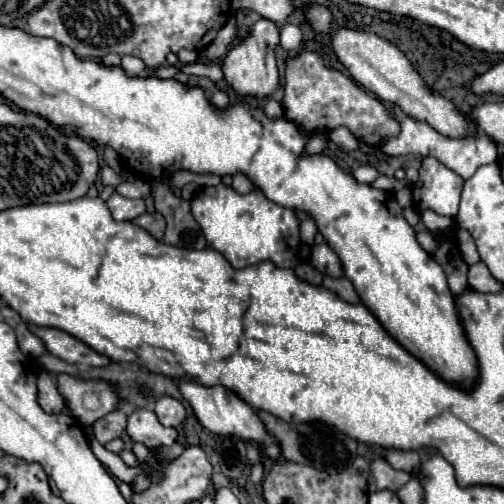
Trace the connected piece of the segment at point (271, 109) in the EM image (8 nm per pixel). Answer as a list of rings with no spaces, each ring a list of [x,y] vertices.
[[[272,98],[262,106],[262,110],[264,110],[264,114],[266,114],[268,118],[272,118],[272,120],[276,120],[276,118],[280,118],[280,116],[284,114],[280,102],[276,102],[276,100],[272,100]]]

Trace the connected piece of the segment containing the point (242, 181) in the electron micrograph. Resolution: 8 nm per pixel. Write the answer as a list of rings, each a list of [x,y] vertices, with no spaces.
[[[236,174],[234,182],[232,182],[232,188],[236,192],[240,192],[240,194],[248,194],[254,188],[254,184],[252,184],[252,180],[246,174]]]

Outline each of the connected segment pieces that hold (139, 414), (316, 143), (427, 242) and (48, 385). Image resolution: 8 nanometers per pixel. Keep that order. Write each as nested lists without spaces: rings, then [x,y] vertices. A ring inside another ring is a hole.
[[[138,408],[128,416],[128,436],[134,442],[142,442],[146,448],[158,448],[172,446],[178,432],[174,428],[164,428],[152,410]]]
[[[314,134],[314,136],[310,136],[310,140],[308,140],[308,144],[306,144],[306,148],[304,148],[304,154],[308,154],[308,156],[314,156],[314,154],[320,154],[324,148],[326,148],[326,138],[322,138],[322,136],[318,136],[318,134]]]
[[[418,232],[418,234],[416,234],[416,240],[418,240],[418,244],[420,244],[426,252],[432,252],[432,250],[436,248],[436,244],[438,244],[438,240],[434,238],[432,232]]]
[[[48,372],[38,374],[38,404],[48,414],[58,414],[64,410],[64,398],[60,396],[54,378]]]

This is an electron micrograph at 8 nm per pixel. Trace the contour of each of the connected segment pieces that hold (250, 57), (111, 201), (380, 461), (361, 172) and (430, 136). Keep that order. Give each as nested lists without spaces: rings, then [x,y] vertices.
[[[260,18],[254,26],[250,36],[238,44],[234,50],[230,50],[222,62],[224,78],[230,84],[230,88],[240,96],[254,96],[254,98],[266,98],[272,96],[278,88],[278,66],[274,56],[274,46],[278,44],[278,28],[274,22]]]
[[[114,192],[108,198],[108,208],[110,208],[114,220],[118,220],[118,222],[122,222],[122,220],[134,220],[136,216],[140,216],[140,214],[146,212],[144,200],[130,200],[130,198],[120,196],[118,192]]]
[[[376,458],[370,462],[370,492],[392,490],[396,492],[404,486],[412,476],[402,470],[394,470],[384,458]]]
[[[362,164],[352,172],[352,176],[362,182],[362,184],[370,184],[379,173],[376,172],[376,168],[370,164]]]
[[[406,118],[402,122],[400,136],[396,136],[392,140],[386,140],[386,144],[382,146],[382,152],[390,154],[390,156],[406,156],[406,154],[434,156],[446,168],[450,168],[456,174],[460,174],[464,180],[470,178],[480,166],[492,164],[492,162],[498,160],[498,148],[496,148],[496,144],[492,144],[492,140],[488,140],[488,136],[484,136],[482,132],[470,132],[464,138],[450,138],[450,136],[444,136],[438,130],[434,130],[430,124],[418,122],[414,118]]]

